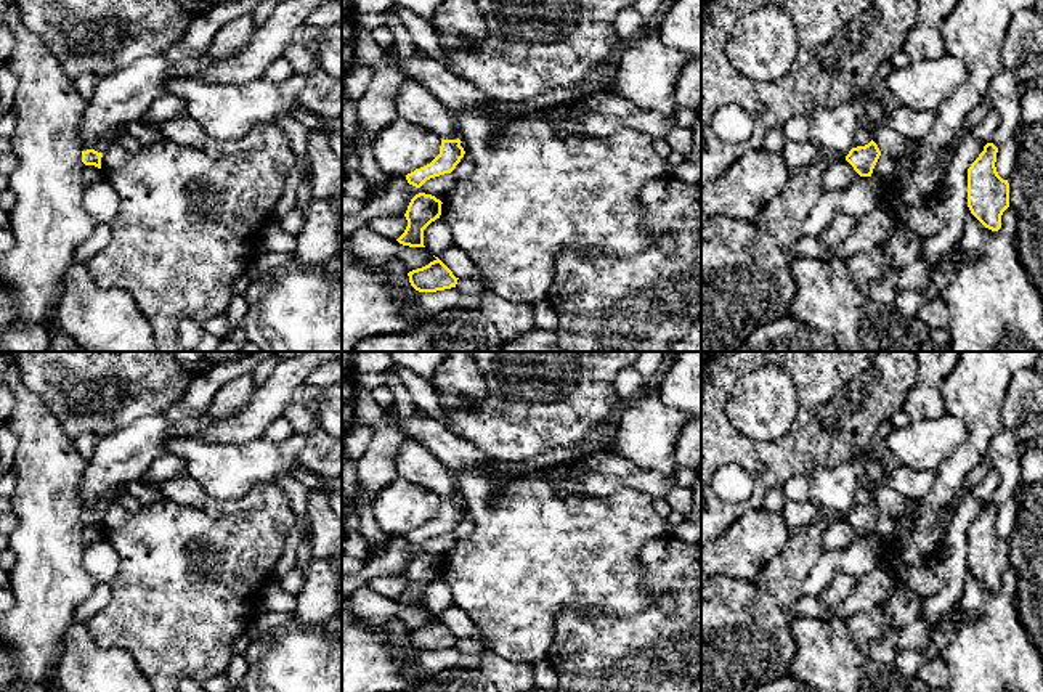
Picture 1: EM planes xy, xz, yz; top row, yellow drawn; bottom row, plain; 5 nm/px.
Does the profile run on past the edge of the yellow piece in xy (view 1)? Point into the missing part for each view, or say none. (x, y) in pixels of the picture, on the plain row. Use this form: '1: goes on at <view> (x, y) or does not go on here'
1: does not go on here

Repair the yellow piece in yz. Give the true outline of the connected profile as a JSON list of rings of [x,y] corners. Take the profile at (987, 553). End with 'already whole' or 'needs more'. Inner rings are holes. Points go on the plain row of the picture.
[[[987,503],[968,528],[968,567],[988,589],[1001,588],[1001,575],[1009,567],[1009,543],[995,527],[998,507]]]; already whole

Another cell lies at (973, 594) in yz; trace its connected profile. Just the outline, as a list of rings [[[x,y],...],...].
[[[968,570],[964,575],[964,591],[956,607],[961,612],[976,612],[980,607],[984,596],[984,584],[971,573],[971,570]]]

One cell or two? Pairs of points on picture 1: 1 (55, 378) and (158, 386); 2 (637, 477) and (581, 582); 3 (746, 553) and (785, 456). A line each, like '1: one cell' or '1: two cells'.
1: one cell
2: two cells
3: two cells

